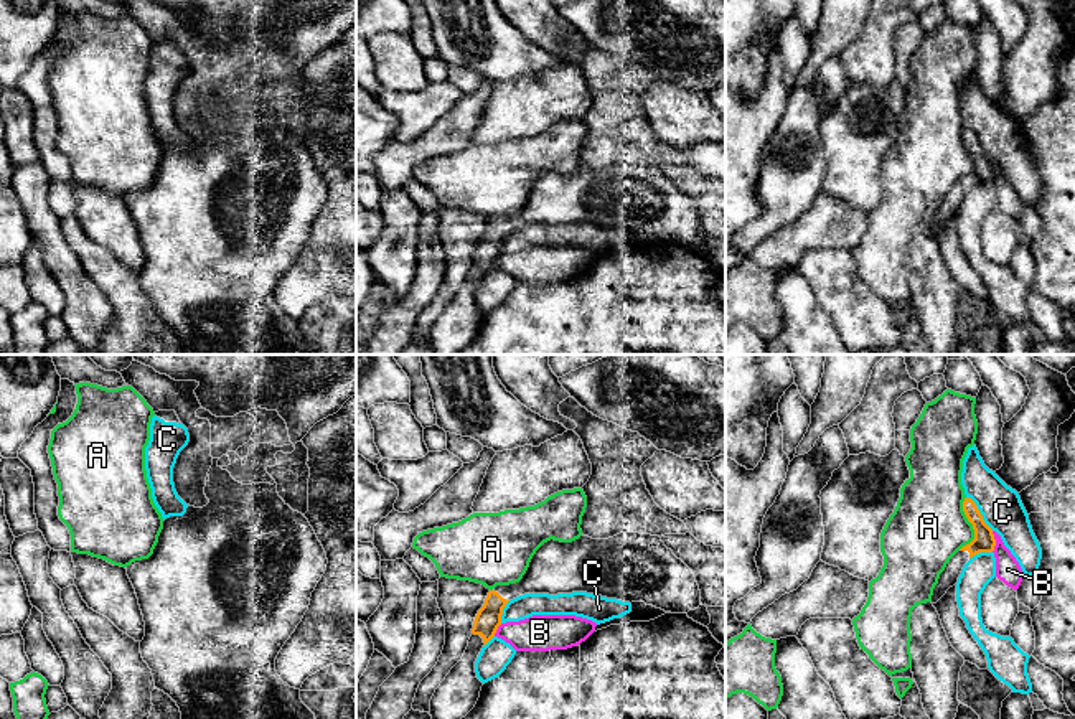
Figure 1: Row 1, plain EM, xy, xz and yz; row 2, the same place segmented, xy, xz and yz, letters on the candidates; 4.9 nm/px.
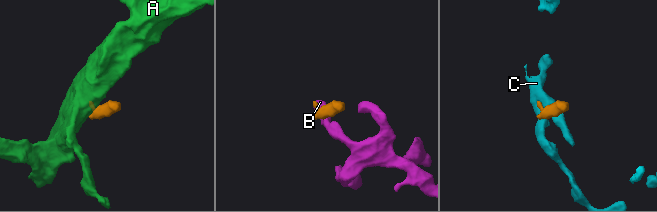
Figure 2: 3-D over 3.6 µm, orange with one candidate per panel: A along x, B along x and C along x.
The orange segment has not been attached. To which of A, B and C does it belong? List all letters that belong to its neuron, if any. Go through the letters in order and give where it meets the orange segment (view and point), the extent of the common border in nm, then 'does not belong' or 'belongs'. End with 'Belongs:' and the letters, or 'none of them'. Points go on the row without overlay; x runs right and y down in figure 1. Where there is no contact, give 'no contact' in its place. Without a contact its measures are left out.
A: yz (971, 154) | 260 nm | does not belong
B: yz (995, 172) | 100 nm | does not belong
C: yz (980, 144) | 220 nm | does not belong
Belongs: none of them

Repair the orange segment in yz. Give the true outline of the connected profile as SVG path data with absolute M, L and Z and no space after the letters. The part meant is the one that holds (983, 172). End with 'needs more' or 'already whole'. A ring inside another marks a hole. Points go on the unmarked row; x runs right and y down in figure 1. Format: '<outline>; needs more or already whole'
M965 129L963 142L968 152L973 155L974 170L963 176L946 195L940 204L938 214L933 219L932 234L937 234L950 218L956 216L958 208L965 195L979 183L993 183L996 170L993 160L984 153L976 134L971 129Z; needs more

